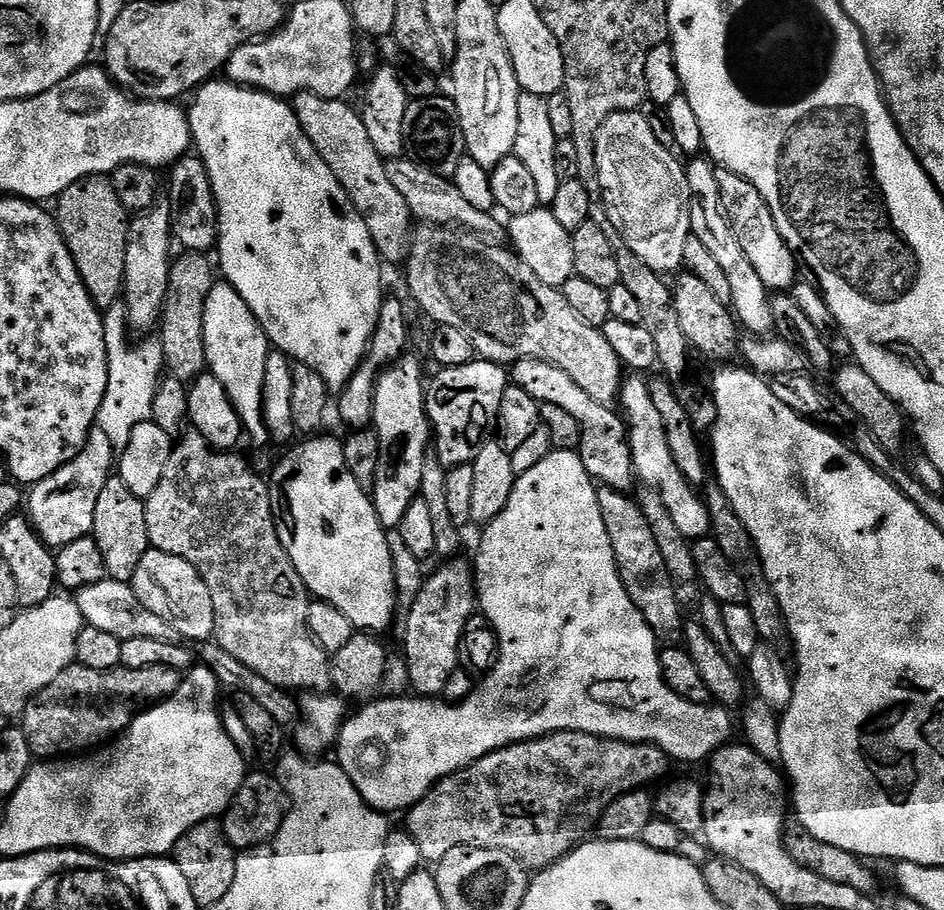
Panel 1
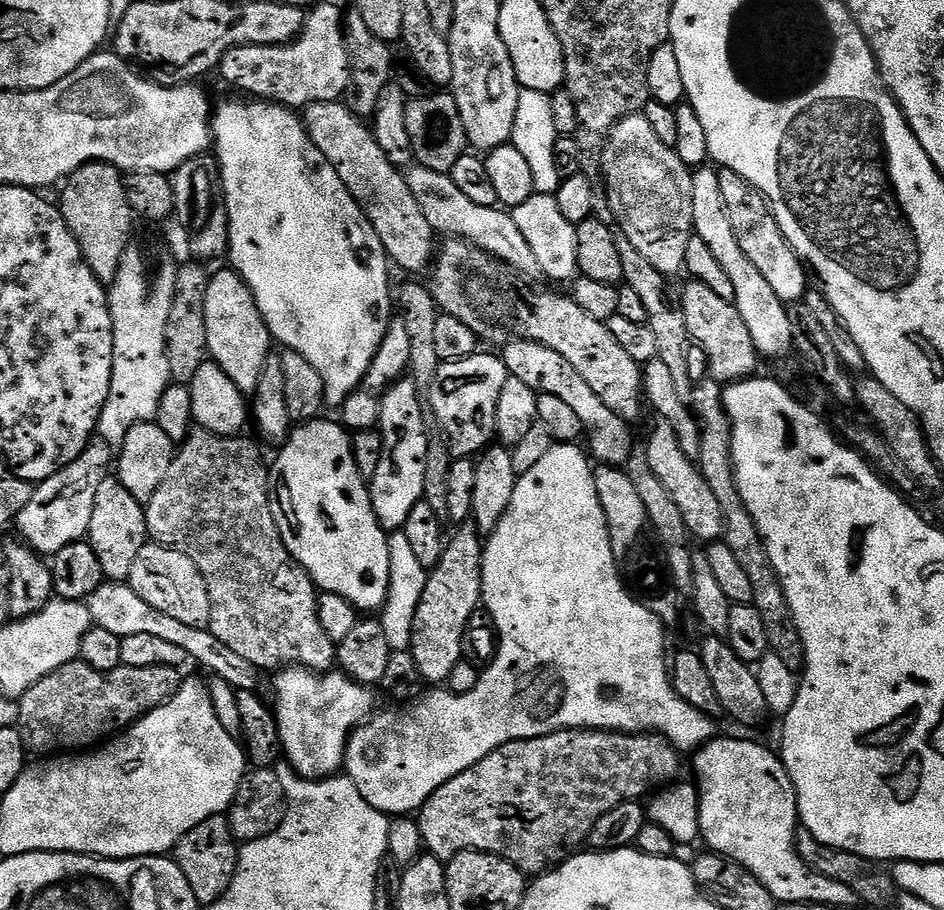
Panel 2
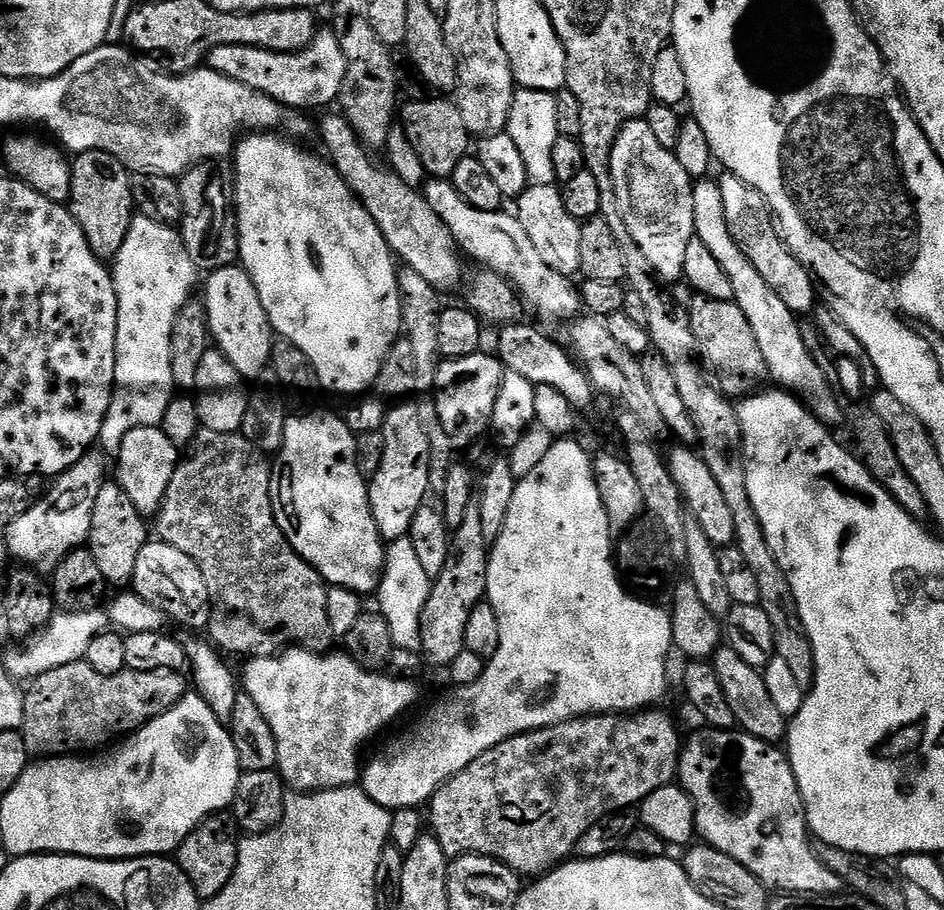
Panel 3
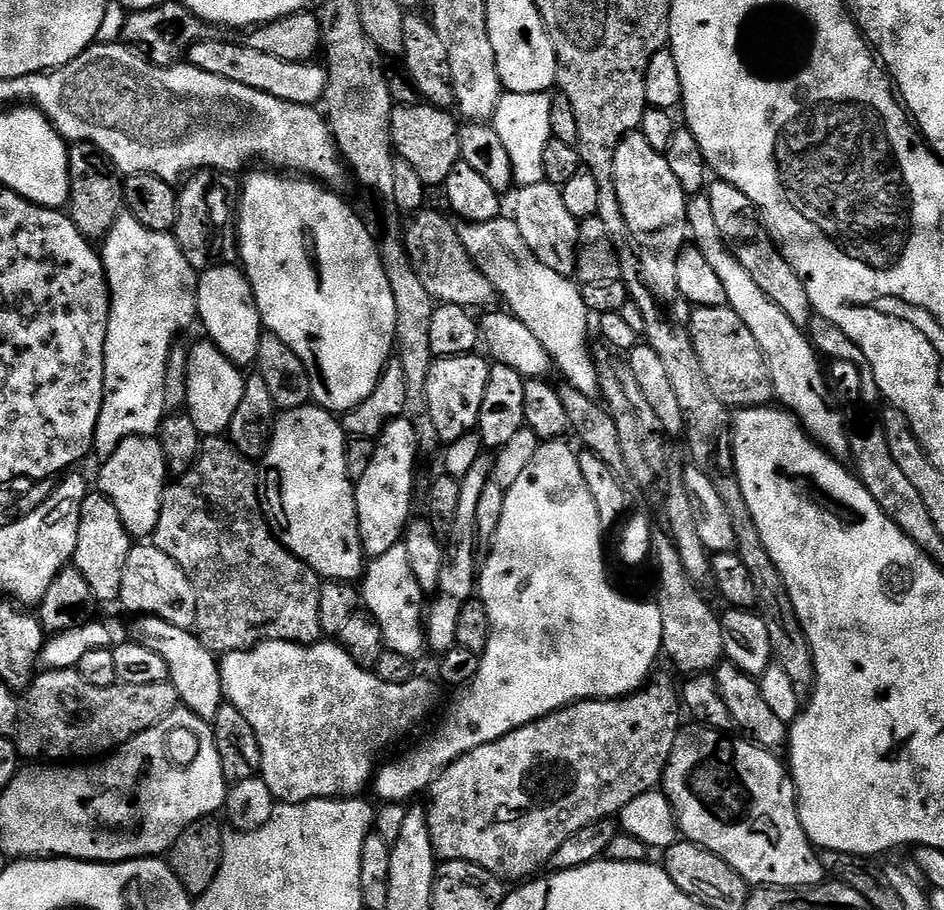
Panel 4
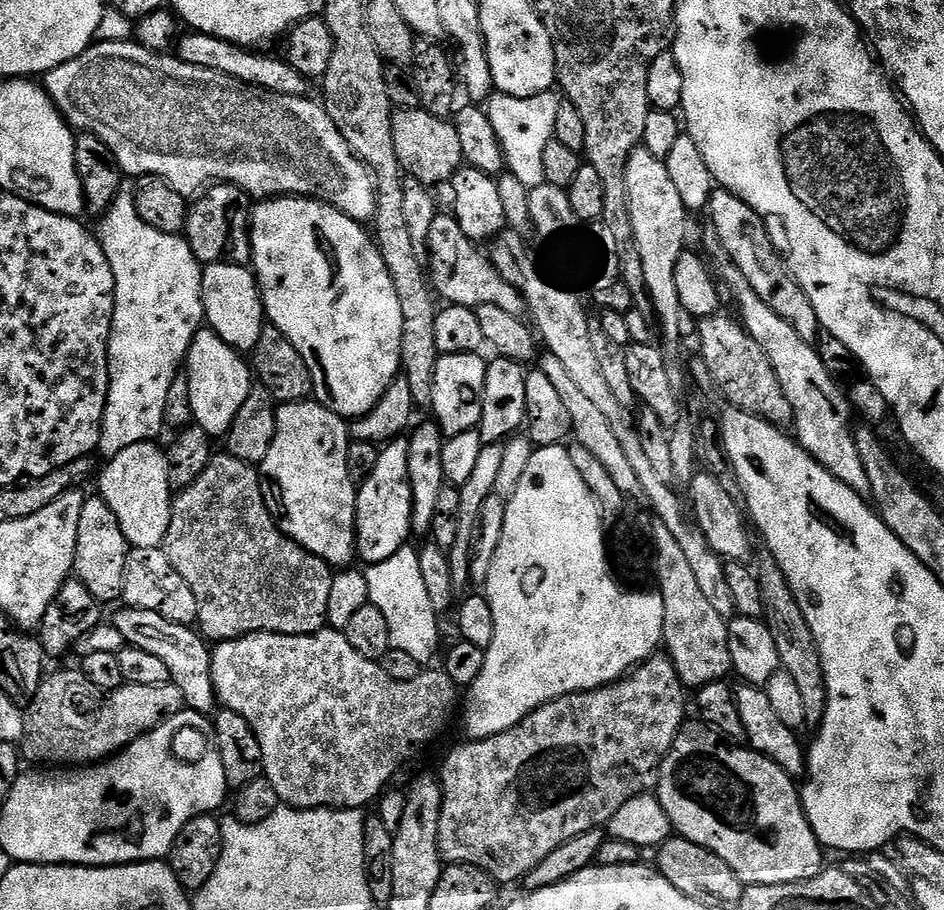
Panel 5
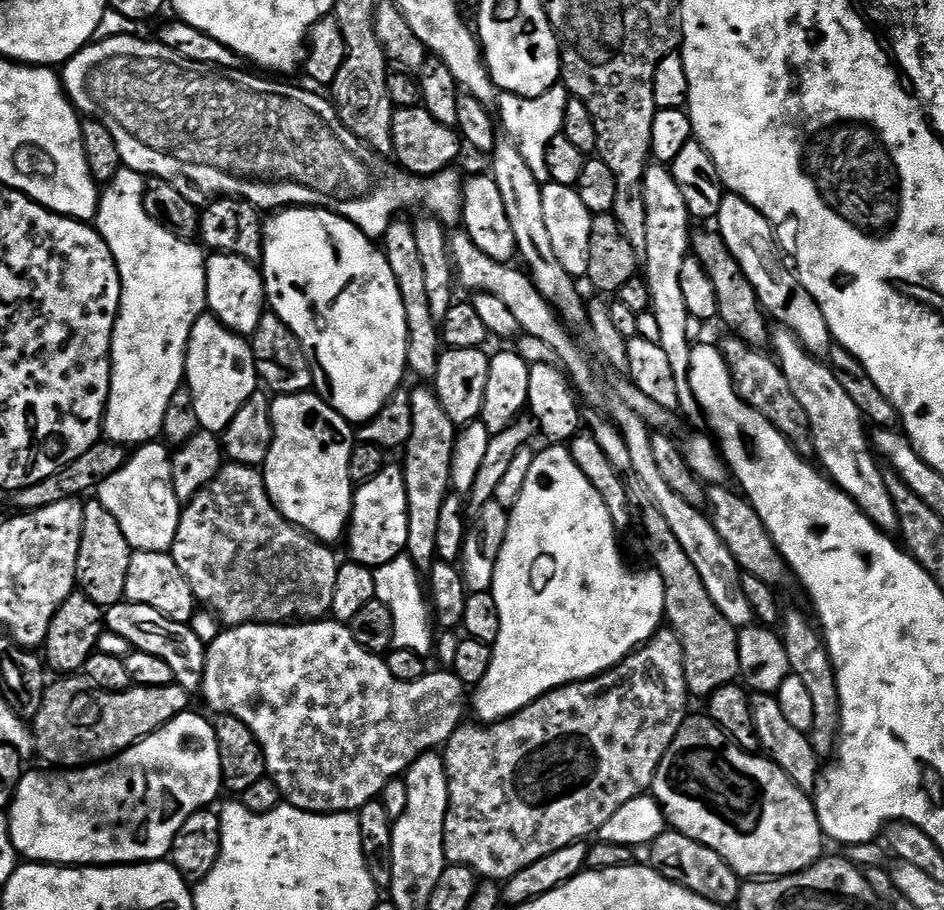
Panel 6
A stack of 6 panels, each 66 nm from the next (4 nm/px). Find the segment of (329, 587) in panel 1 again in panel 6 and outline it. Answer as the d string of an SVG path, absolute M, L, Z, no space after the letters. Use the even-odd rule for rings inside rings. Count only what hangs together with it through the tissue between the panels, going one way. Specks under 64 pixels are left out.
M315 391L277 395L272 400L272 441L270 454L262 465L266 490L274 507L295 528L301 528L309 536L329 546L335 545L335 540L345 539L348 519L352 514L354 485L350 478L350 454L353 443L353 425L332 409L325 397Z

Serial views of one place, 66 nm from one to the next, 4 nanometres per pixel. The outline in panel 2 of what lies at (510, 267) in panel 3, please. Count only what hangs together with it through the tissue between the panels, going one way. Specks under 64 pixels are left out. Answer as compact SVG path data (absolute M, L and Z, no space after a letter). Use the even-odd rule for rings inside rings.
M412 166L407 169L406 175L410 194L414 194L422 214L426 214L426 222L430 222L433 233L440 235L441 232L441 237L459 238L470 244L477 244L483 252L490 253L525 278L541 275L534 254L531 253L526 238L522 238L522 232L518 230L511 211L500 206L478 206L478 202L466 198L466 194L462 194L462 190L454 186L452 177L447 172Z

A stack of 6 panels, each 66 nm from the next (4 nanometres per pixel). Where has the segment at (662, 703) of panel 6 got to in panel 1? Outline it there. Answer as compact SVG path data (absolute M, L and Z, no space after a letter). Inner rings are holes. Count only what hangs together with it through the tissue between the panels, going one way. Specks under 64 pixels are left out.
M552 732L550 735L540 736L536 740L524 740L520 744L499 748L496 752L486 754L486 758L450 774L445 780L438 781L413 808L407 809L406 830L414 838L414 842L418 842L418 850L422 850L424 859L428 862L439 862L442 858L446 858L446 854L450 854L450 850L454 850L458 846L470 846L471 848L502 850L519 860L529 870L551 868L553 864L563 860L568 853L580 847L582 841L589 835L587 832L591 828L593 831L599 825L600 816L616 799L628 792L647 789L652 786L648 784L654 783L655 780L661 779L660 781L663 781L665 779L663 776L668 772L668 764L670 765L670 757L661 752L659 748L652 747L651 744L631 744L629 740L607 740L605 736L588 736L584 732Z

